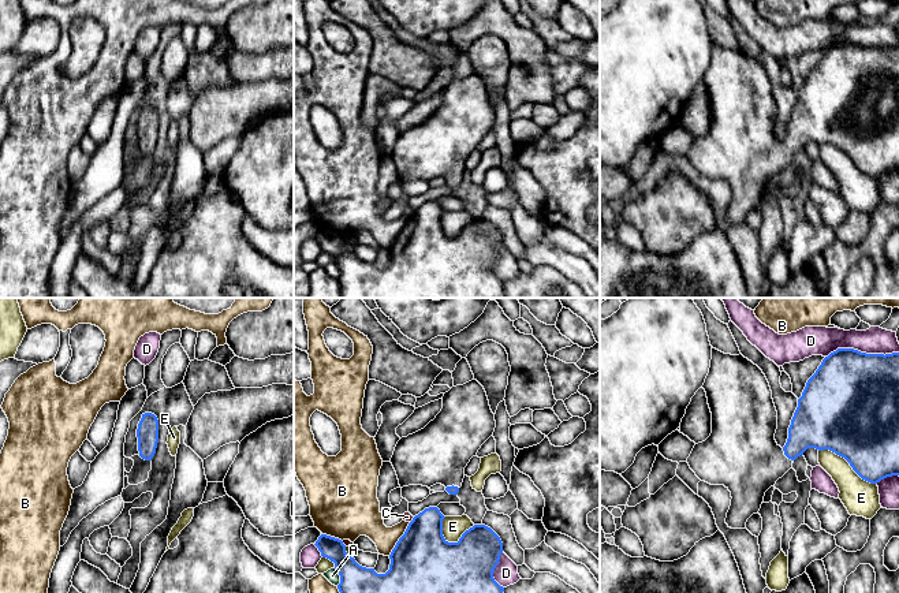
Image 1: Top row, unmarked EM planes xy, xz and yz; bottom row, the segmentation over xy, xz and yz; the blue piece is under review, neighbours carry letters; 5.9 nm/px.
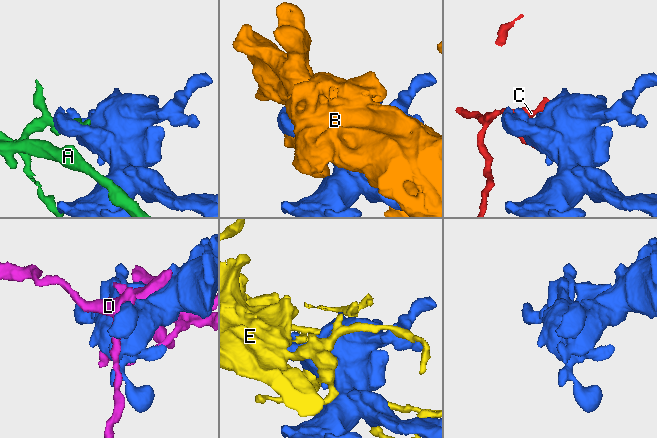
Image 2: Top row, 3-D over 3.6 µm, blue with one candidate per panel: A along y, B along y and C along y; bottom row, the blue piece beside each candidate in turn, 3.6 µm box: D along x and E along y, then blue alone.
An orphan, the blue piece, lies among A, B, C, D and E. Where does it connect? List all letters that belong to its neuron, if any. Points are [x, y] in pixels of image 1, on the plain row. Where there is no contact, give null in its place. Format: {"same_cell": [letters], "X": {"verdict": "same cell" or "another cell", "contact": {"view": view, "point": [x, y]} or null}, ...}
{"same_cell": [], "A": {"verdict": "another cell", "contact": {"view": "xz", "point": [340, 271]}}, "B": {"verdict": "another cell", "contact": {"view": "xz", "point": [399, 232]}}, "C": {"verdict": "another cell", "contact": {"view": "xz", "point": [413, 213]}}, "D": {"verdict": "another cell", "contact": {"view": "yz", "point": [861, 47]}}, "E": {"verdict": "another cell", "contact": {"view": "yz", "point": [849, 156]}}}

